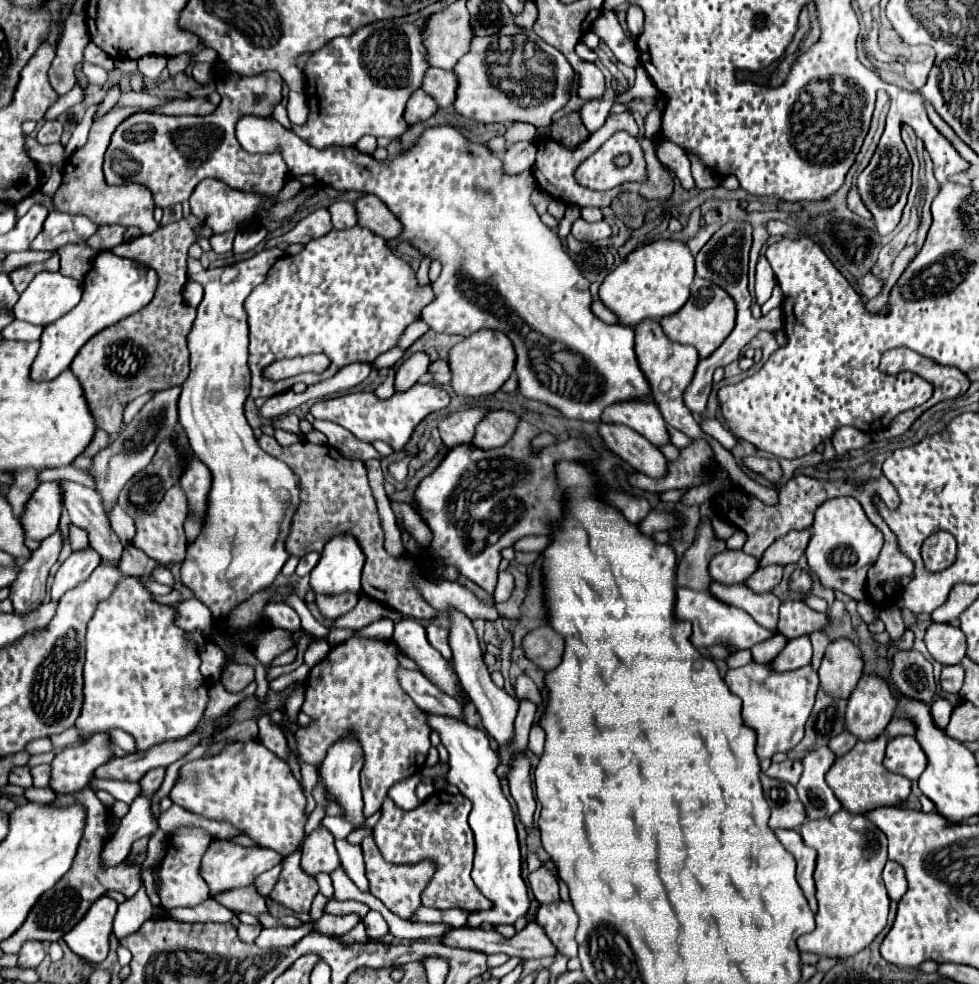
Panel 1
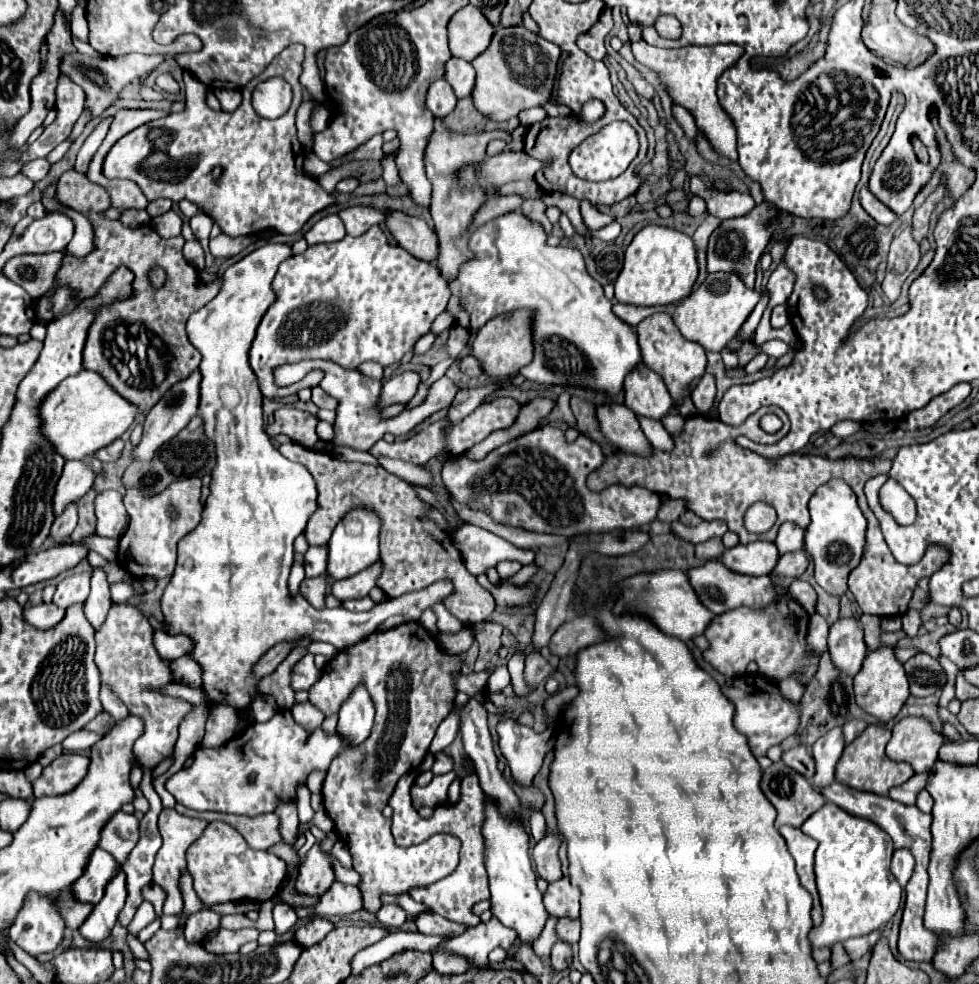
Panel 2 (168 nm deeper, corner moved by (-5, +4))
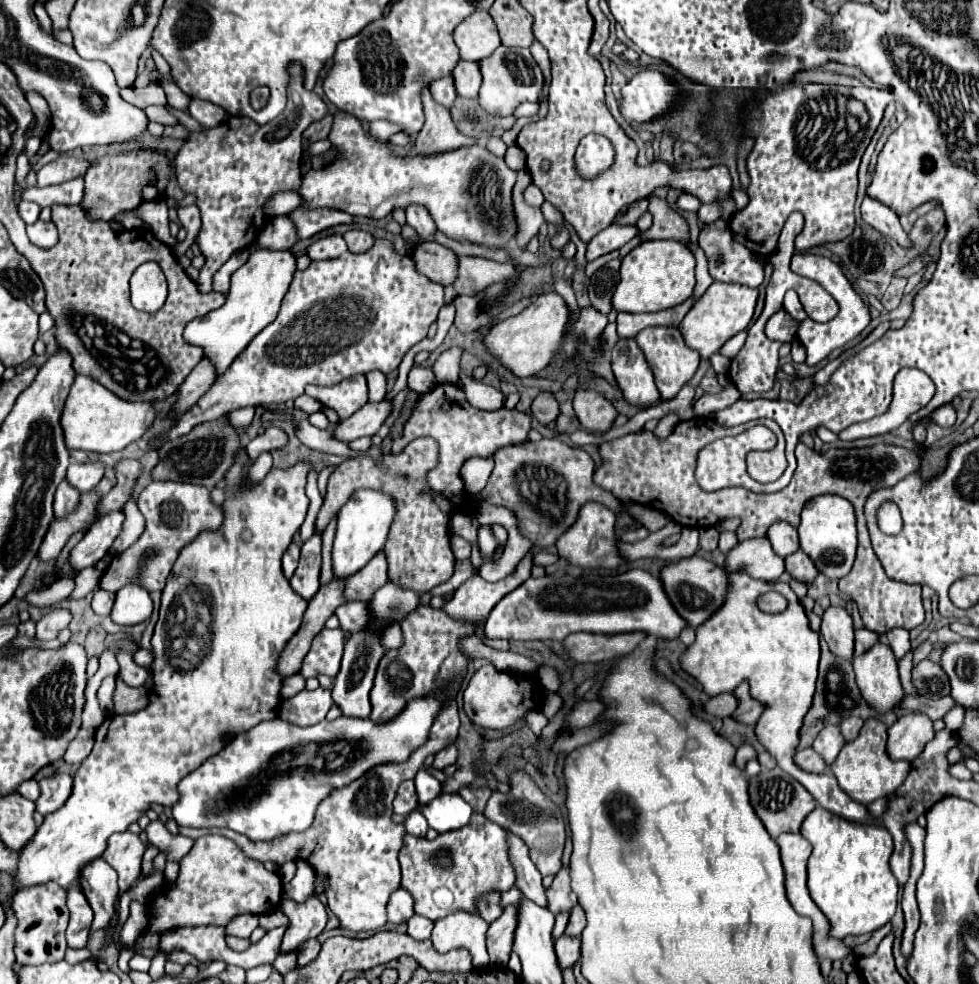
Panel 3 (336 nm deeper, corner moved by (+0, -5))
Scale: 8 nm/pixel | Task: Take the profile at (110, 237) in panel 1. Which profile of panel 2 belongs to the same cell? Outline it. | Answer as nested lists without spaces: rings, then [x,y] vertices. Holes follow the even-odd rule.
[[[124,210],[120,222],[126,224],[126,226],[130,226],[130,228],[136,228],[136,226],[148,224],[150,222],[150,216],[148,216],[146,210]]]

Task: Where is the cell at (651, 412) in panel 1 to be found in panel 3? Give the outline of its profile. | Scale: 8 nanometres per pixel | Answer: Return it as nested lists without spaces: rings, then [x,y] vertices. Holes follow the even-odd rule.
[[[619,339],[611,351],[611,367],[623,399],[635,407],[651,407],[661,401],[653,373],[635,339]]]

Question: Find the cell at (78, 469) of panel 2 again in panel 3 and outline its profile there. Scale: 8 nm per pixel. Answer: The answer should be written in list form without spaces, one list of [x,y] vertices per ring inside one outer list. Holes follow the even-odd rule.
[[[71,463],[67,469],[67,483],[75,487],[79,493],[91,491],[103,477],[103,465],[101,463]]]

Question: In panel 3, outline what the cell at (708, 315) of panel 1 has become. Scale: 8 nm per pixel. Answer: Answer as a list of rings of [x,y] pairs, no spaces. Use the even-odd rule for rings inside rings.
[[[711,283],[707,291],[701,295],[701,299],[695,301],[691,311],[683,317],[679,331],[685,339],[685,343],[695,349],[701,359],[709,359],[713,353],[717,353],[733,335],[747,329],[751,323],[755,303],[757,303],[757,289],[737,285],[737,283]]]

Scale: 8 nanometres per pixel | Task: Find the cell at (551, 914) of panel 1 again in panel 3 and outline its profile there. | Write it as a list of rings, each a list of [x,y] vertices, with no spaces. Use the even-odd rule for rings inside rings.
[[[561,869],[551,887],[545,891],[547,893],[547,907],[553,915],[559,913],[571,913],[571,909],[577,905],[577,895],[569,887],[569,869]]]

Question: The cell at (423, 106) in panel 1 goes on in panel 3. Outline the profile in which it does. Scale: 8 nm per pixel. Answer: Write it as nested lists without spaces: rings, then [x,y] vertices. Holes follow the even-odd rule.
[[[445,77],[441,81],[433,81],[433,85],[429,85],[429,91],[431,91],[433,101],[437,101],[439,105],[443,105],[445,109],[453,107],[453,101],[455,101],[457,95],[455,95],[451,77]]]

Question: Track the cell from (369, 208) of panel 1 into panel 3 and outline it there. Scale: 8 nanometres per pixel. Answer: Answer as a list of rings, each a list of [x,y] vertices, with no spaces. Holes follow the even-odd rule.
[[[435,241],[415,243],[411,247],[411,259],[415,269],[435,283],[451,285],[457,275],[457,255]]]

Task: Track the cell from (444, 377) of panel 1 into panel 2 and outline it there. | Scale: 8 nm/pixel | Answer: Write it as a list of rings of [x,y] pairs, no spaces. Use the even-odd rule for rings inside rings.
[[[472,356],[462,358],[462,360],[460,360],[460,366],[462,366],[462,370],[464,370],[470,378],[478,378],[478,376],[482,374],[482,366],[480,366],[478,360],[474,360]]]

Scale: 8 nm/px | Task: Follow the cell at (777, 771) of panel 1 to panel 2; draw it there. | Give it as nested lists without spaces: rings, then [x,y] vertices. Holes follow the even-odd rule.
[[[796,746],[788,752],[784,752],[782,762],[786,766],[794,768],[796,772],[800,772],[802,776],[806,776],[808,780],[814,776],[814,758],[812,758],[810,748],[806,748],[806,746]]]

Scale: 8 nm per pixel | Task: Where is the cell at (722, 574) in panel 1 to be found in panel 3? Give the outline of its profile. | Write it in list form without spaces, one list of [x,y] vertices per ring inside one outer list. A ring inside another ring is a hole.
[[[763,537],[757,541],[743,541],[733,547],[727,555],[725,569],[729,569],[729,573],[747,573],[753,579],[771,583],[783,575],[785,563],[771,549],[769,539]]]

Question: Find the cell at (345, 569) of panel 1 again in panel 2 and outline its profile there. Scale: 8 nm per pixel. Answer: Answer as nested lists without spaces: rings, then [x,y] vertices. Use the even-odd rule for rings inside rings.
[[[364,506],[350,510],[334,528],[334,534],[328,542],[328,574],[332,580],[344,580],[360,570],[368,568],[374,560],[378,560],[378,536],[380,536],[380,516]]]

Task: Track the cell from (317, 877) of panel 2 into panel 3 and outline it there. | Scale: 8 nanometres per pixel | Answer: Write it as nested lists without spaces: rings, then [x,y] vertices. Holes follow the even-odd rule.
[[[309,895],[305,903],[297,903],[293,899],[281,899],[279,909],[289,917],[289,929],[285,931],[281,953],[299,949],[307,939],[317,937],[325,923],[327,923],[327,911],[325,905],[317,899],[317,895]]]

